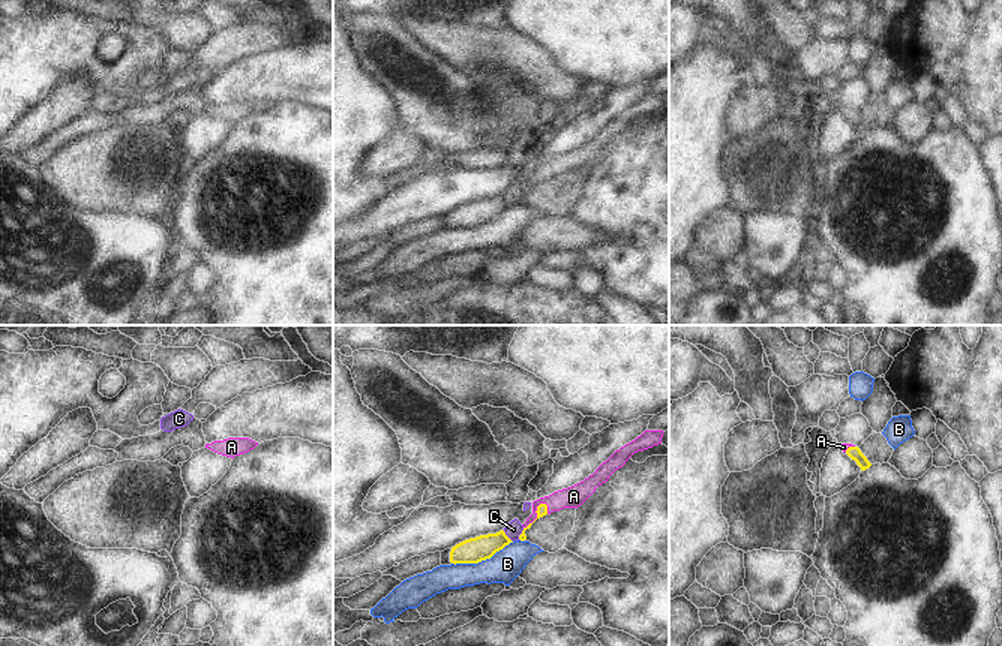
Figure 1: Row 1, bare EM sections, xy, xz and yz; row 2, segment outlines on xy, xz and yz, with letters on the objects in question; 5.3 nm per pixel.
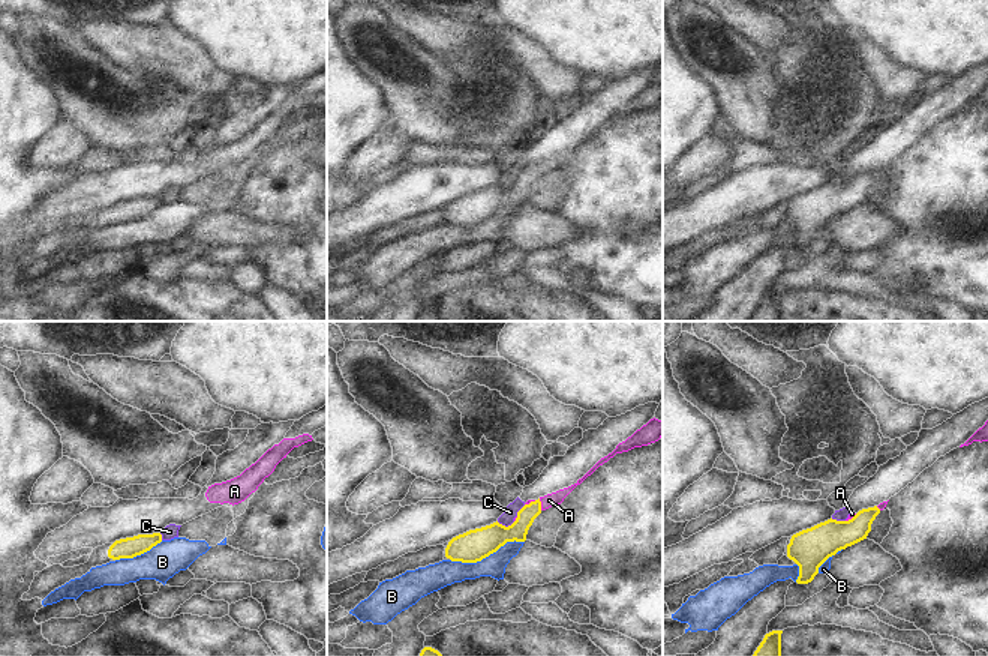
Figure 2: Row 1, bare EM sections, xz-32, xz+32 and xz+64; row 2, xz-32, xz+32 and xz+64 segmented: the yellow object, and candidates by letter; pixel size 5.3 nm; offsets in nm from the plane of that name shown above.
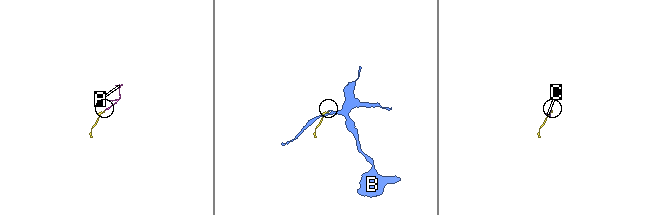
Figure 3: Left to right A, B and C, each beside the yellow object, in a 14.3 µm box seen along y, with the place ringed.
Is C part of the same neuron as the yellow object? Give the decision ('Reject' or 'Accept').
Reject.

